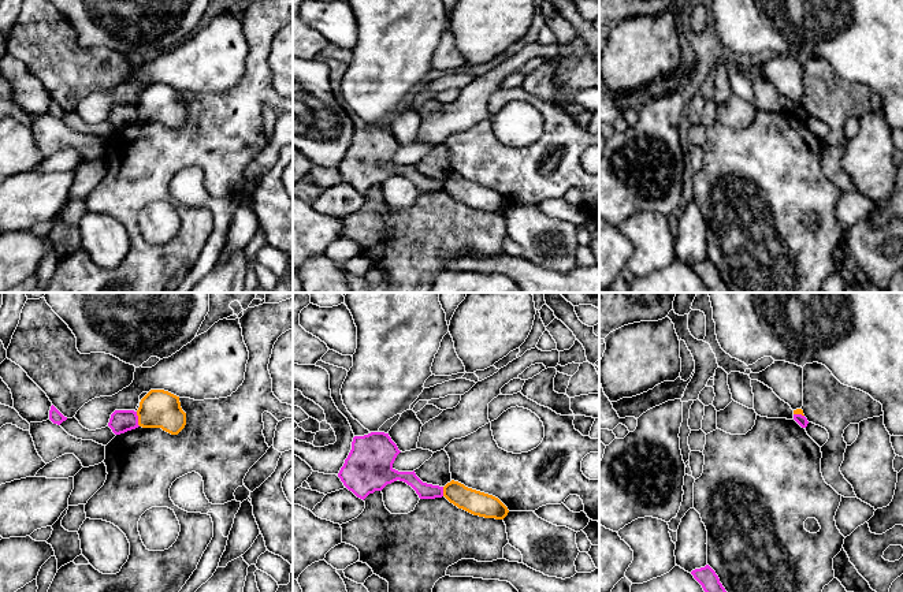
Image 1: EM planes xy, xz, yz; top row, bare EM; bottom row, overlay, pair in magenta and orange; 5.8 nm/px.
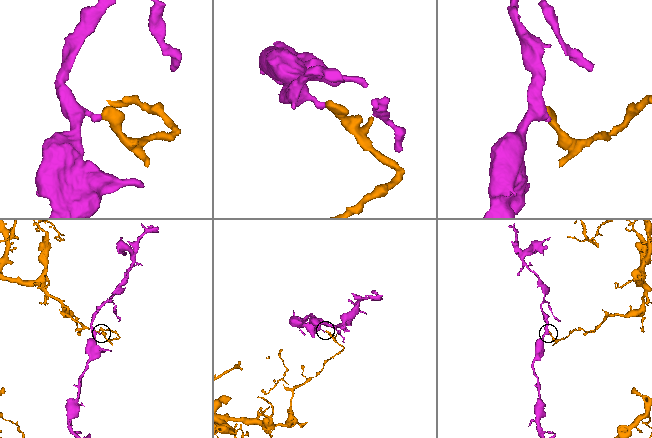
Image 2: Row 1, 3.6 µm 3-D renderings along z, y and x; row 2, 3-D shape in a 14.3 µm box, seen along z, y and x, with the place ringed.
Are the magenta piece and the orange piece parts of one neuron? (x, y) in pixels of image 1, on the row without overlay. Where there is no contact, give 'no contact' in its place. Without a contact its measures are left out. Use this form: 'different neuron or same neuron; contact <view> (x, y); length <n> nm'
different neuron; contact xy (137, 112); length 90 nm

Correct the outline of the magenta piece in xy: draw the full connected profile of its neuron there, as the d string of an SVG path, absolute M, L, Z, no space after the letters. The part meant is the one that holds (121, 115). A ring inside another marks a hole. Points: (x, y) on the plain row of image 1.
M115 104L111 108L108 120L115 129L138 122L138 109L134 104Z

